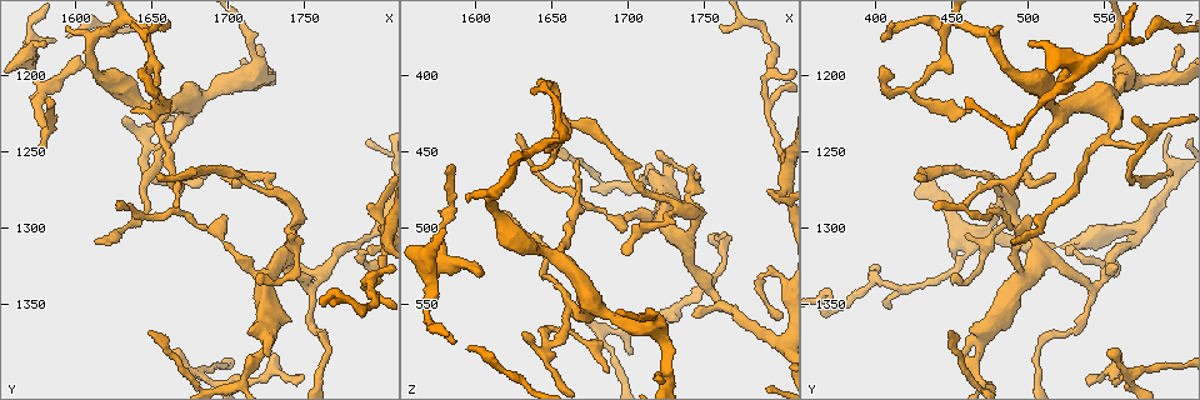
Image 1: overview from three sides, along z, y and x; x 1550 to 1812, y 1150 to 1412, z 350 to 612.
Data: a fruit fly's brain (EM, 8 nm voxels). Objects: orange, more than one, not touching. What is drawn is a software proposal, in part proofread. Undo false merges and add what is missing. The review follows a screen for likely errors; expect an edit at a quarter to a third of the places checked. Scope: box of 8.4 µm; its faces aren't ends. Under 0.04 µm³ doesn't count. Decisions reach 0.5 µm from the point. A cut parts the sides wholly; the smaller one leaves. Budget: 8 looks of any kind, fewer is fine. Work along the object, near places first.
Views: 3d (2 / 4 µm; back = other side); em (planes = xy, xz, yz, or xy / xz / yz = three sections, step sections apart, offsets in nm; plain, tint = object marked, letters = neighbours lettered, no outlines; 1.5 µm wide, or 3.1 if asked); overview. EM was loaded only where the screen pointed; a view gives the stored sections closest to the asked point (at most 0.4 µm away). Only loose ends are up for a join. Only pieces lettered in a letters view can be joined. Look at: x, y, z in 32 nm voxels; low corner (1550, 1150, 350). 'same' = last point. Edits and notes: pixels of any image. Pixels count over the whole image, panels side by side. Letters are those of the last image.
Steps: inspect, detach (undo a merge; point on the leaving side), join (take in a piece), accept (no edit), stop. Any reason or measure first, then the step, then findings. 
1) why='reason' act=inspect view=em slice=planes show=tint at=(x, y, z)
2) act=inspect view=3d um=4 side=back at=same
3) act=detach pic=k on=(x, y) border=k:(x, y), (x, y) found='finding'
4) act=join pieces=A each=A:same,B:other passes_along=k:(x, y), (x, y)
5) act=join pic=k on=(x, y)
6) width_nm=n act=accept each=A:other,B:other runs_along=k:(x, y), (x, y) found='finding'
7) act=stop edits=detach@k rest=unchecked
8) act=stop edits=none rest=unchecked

why='an open end' act=inspect view=3d um=2 at=(1728, 1384, 458)

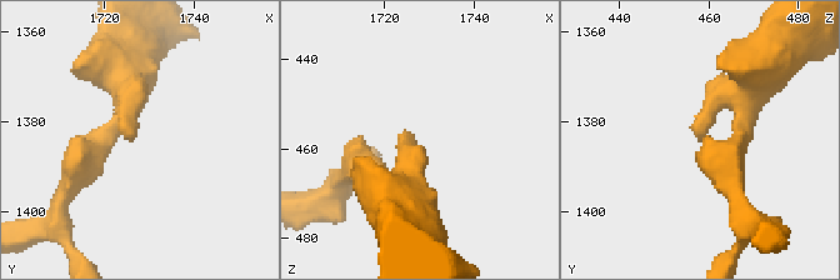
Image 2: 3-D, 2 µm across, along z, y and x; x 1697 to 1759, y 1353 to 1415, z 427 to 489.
arm_widths_nm=190,380 why='shape alone is not enough' act=inspect view=em slice=xy step=4 show=letters at=(1726, 1383, 457)

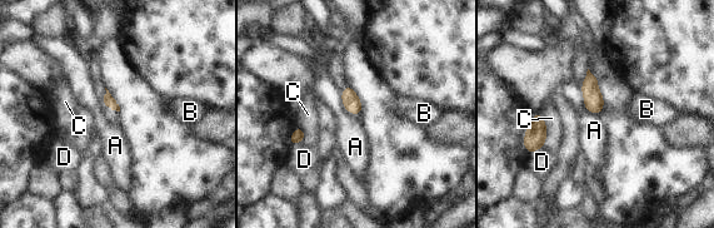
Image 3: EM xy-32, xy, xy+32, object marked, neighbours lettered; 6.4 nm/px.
act=inspect view=em slice=planes show=letters at=same

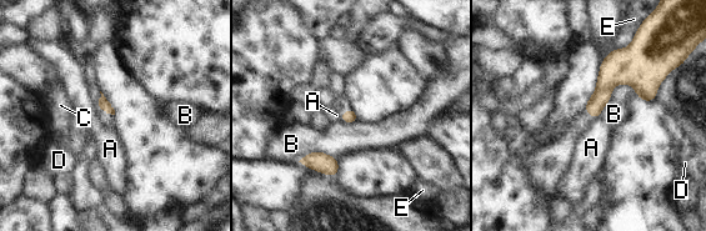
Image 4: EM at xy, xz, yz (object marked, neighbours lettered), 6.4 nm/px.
act=accept each=A:other,B:other,C:other,D:other,E:other border=4:(340, 113), (341, 120) found='none of them fits'

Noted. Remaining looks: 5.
why='branch stops here' act=inspect view=em slice=planes show=plain at=(1602, 1188, 528)

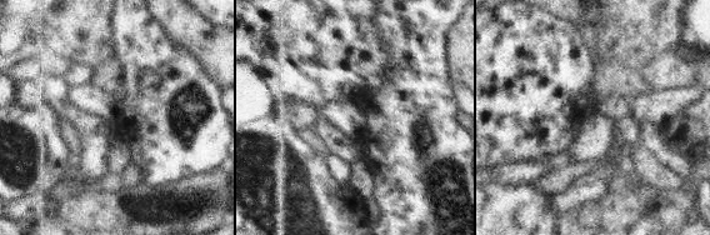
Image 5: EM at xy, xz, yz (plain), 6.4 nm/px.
act=inspect view=em slice=planes show=letters at=same

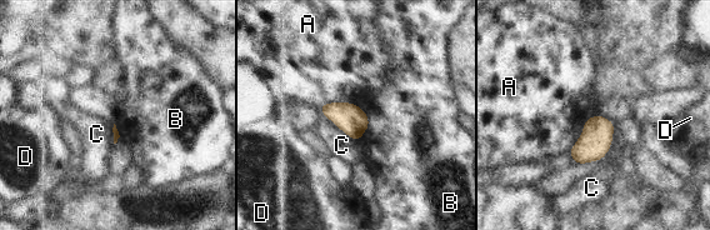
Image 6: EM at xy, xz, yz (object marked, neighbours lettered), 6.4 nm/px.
act=accept each=A:other,B:other,C:other,D:other border=6:(356, 103), (323, 103), (319, 105) found='none of them fits'

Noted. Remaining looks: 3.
why='branch stops here' act=inspect view=3d um=4 at=(1700, 1262, 518)

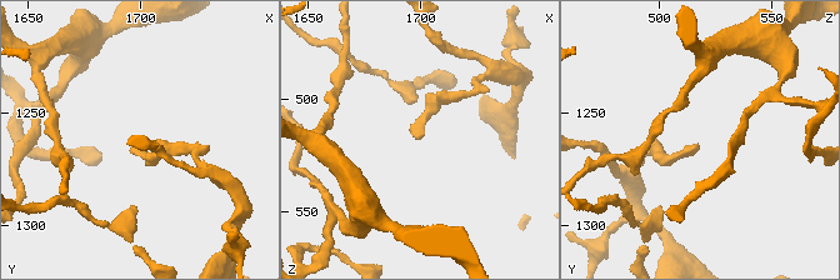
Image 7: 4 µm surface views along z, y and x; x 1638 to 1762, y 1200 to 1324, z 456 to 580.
act=inspect view=em slice=planes show=letters at=(1699, 1264, 518)

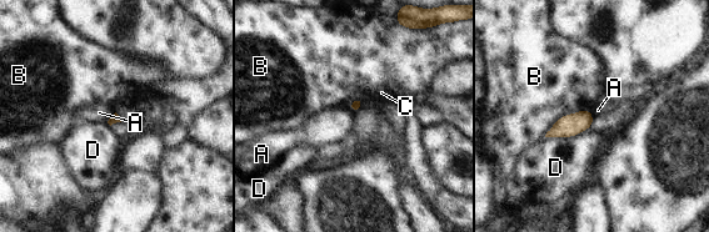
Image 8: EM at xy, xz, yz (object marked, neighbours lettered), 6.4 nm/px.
act=accept each=A:other,B:other,C:other,D:other border=8:(115, 112), (106, 121) found='none of them fits'

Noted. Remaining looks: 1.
act=stop edits=none rest=unchecked

